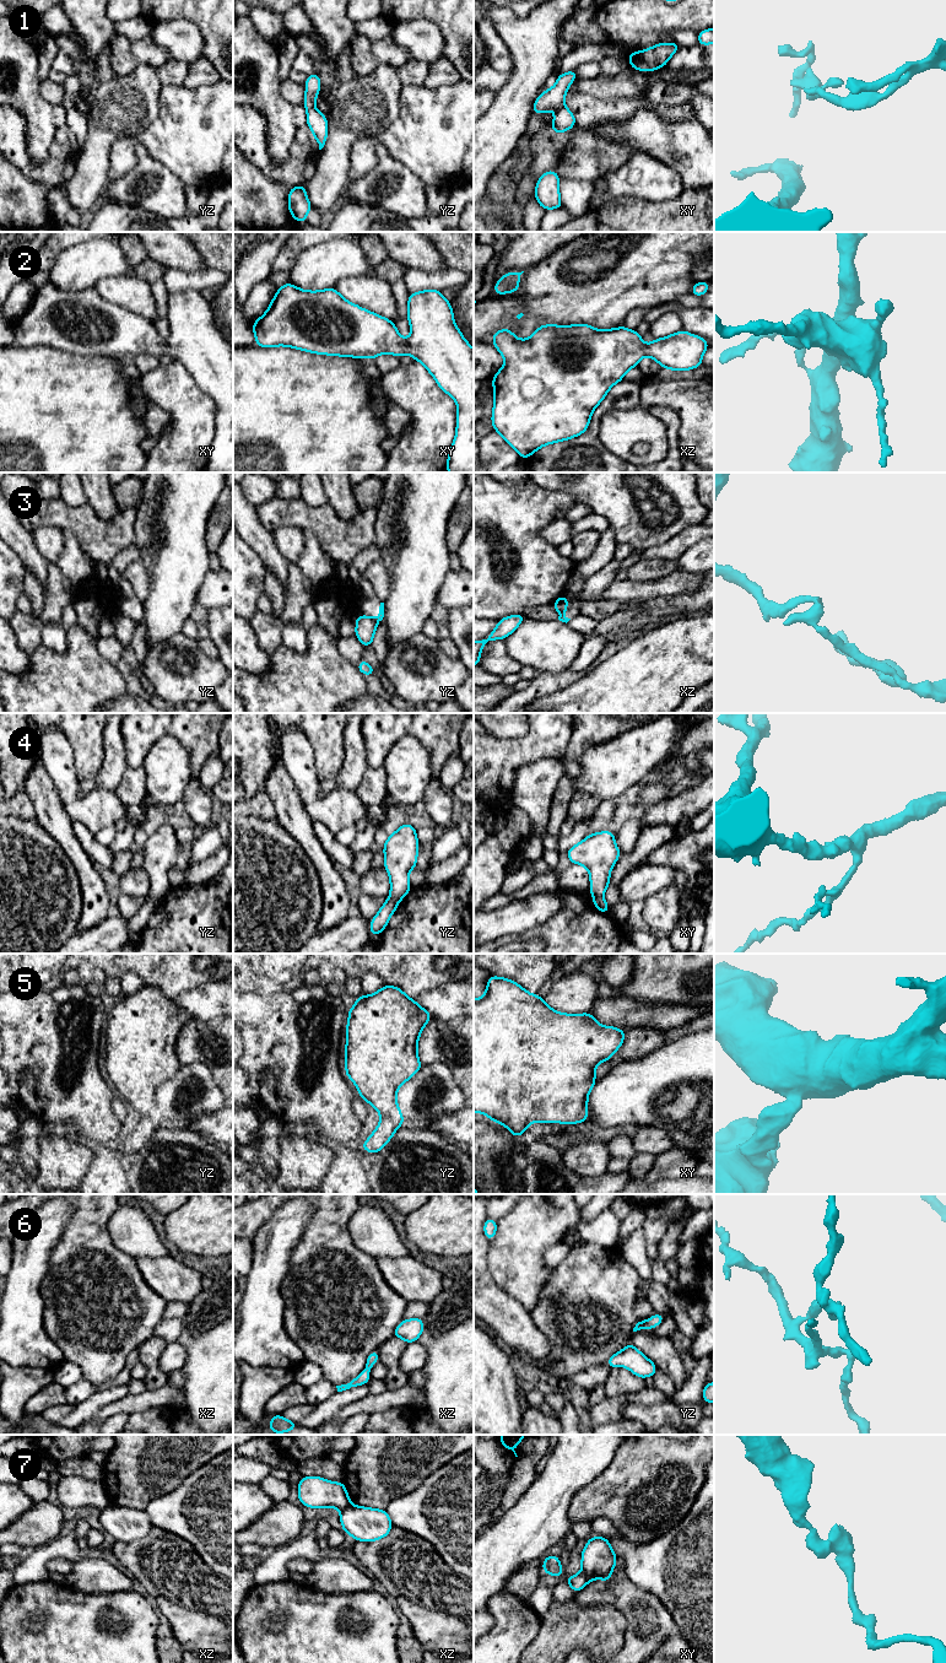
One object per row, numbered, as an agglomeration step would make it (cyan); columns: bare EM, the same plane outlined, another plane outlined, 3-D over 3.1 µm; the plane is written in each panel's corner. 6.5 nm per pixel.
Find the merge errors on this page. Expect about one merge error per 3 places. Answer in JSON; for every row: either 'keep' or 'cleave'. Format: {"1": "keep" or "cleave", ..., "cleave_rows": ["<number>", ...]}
{"1": "cleave", "2": "keep", "3": "cleave", "4": "keep", "5": "keep", "6": "keep", "7": "cleave", "cleave_rows": ["1", "3", "7"]}

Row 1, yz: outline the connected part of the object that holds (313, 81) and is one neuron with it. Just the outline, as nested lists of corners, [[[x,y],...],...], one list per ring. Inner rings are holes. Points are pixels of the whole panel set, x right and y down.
[[[310,74],[306,81],[306,97],[303,106],[308,108],[315,108],[315,97],[320,92],[320,76],[318,74]]]

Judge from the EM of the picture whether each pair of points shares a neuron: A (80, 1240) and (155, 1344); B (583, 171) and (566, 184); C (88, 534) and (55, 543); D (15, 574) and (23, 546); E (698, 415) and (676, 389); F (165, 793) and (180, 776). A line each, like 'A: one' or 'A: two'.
A: two
B: two
C: two
D: two
E: one
F: one

